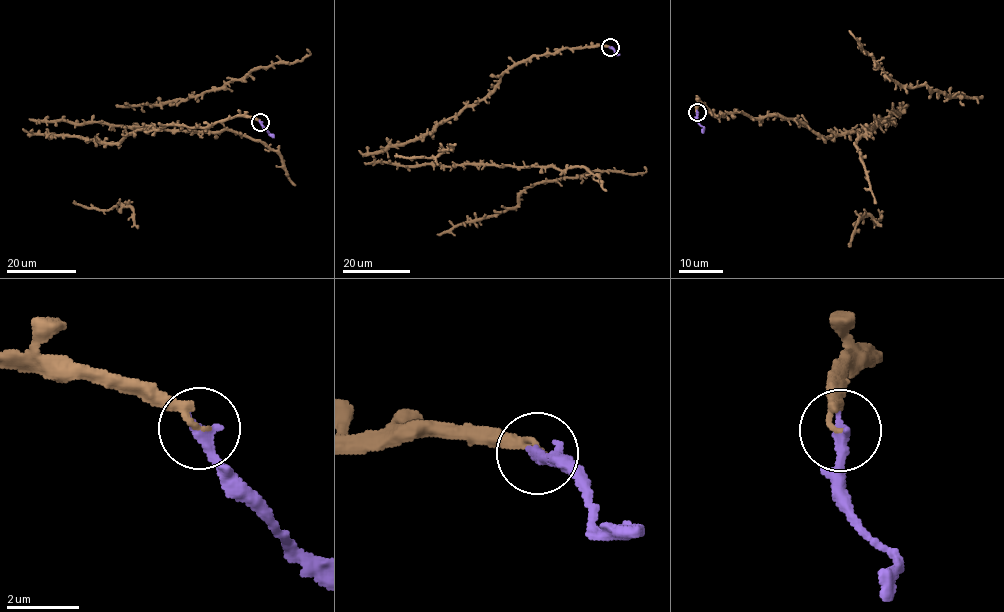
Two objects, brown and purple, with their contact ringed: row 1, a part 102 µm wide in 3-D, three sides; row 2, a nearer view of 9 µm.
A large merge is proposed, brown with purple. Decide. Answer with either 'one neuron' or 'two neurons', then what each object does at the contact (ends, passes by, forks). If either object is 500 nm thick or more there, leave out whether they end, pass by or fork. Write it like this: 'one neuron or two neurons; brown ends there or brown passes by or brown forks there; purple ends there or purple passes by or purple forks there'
one neuron; brown ends there; purple ends there

